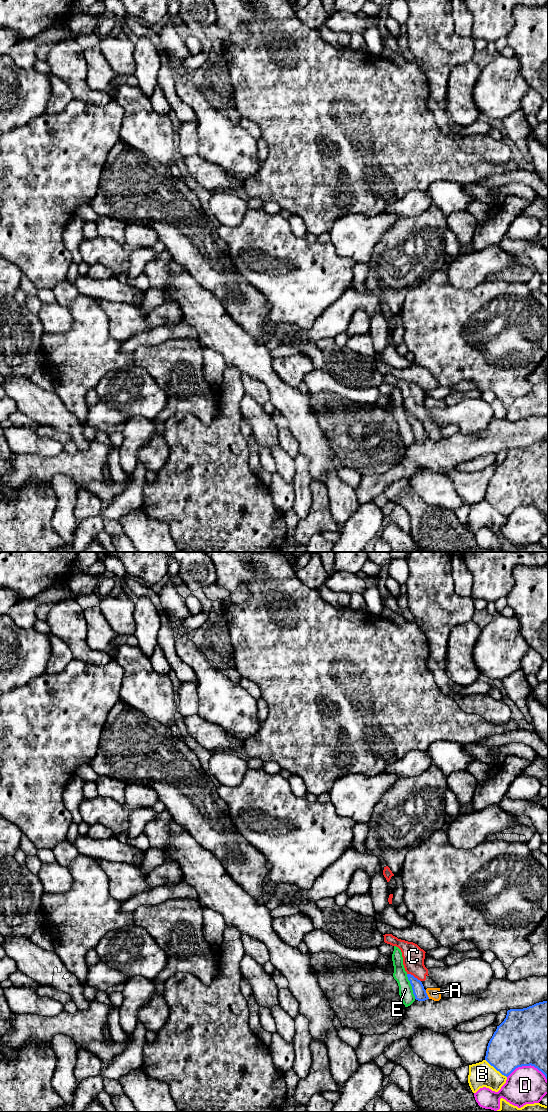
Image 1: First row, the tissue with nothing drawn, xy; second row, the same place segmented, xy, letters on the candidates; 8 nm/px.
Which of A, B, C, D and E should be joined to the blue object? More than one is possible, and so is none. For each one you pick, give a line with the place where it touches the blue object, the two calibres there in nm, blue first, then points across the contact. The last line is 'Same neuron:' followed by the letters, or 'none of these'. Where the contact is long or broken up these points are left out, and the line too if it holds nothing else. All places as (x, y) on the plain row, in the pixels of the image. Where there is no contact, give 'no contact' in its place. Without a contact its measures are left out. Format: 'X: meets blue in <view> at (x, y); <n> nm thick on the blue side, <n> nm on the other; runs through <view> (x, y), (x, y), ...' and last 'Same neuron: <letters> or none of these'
Same neuron: none of these

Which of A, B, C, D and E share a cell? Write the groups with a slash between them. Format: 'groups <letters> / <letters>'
groups A C / B / D / E

